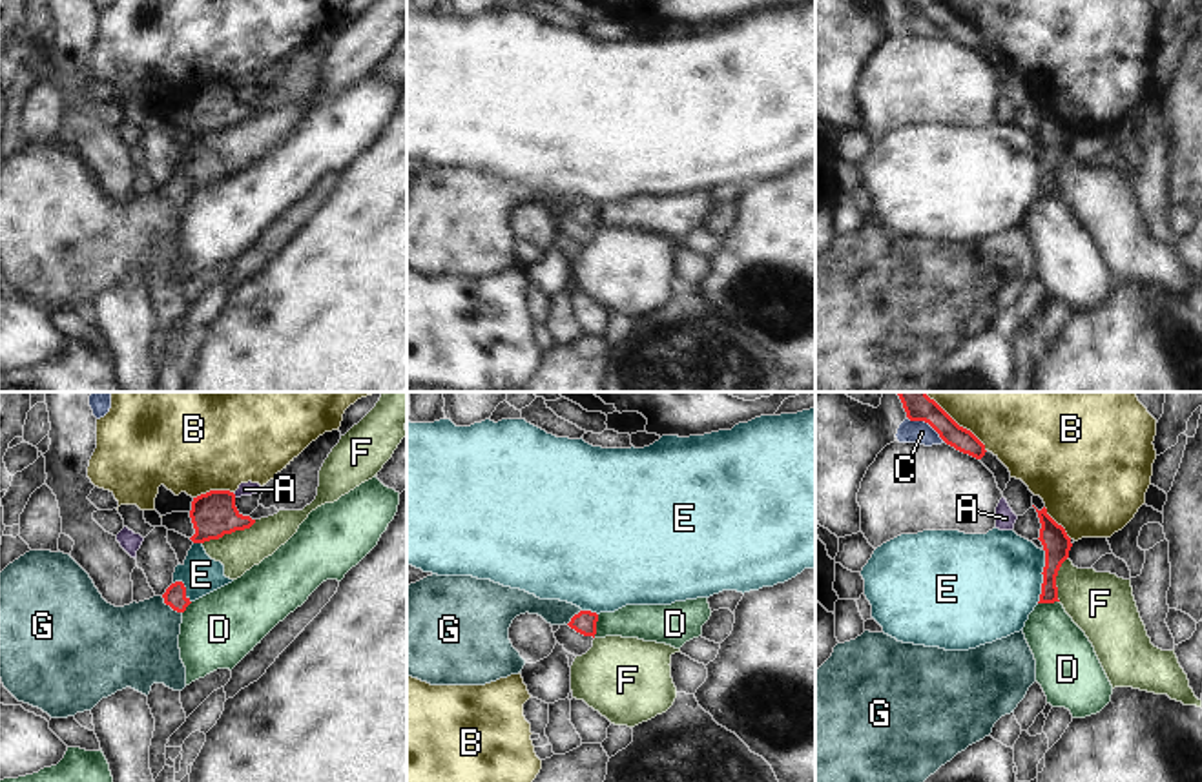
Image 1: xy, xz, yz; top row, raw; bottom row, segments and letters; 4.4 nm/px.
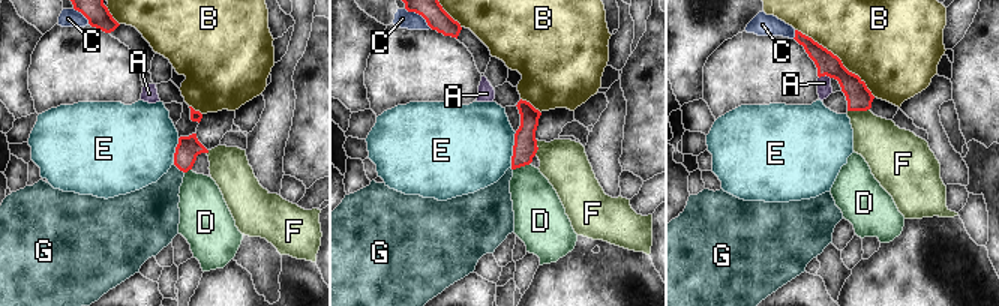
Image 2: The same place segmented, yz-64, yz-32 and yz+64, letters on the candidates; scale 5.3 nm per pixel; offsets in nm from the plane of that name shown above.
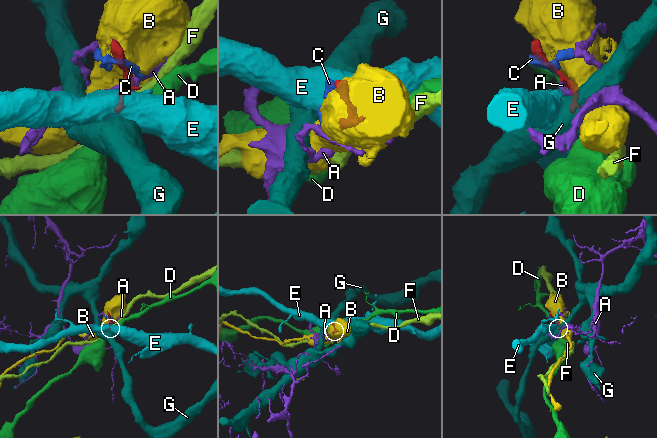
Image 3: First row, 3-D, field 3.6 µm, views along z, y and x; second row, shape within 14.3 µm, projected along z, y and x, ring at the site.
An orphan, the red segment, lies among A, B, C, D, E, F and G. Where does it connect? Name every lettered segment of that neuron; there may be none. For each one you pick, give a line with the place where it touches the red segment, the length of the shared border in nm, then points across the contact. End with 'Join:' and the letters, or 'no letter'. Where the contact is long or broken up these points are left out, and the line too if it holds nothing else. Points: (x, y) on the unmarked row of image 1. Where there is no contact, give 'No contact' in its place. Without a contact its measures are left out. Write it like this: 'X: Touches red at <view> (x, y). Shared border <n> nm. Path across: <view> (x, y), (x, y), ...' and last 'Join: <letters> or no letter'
G: Touches red at xy (170, 197). Shared border 120 nm. Path across: xy (176, 186), (170, 197), (135, 237)
Join: G.

